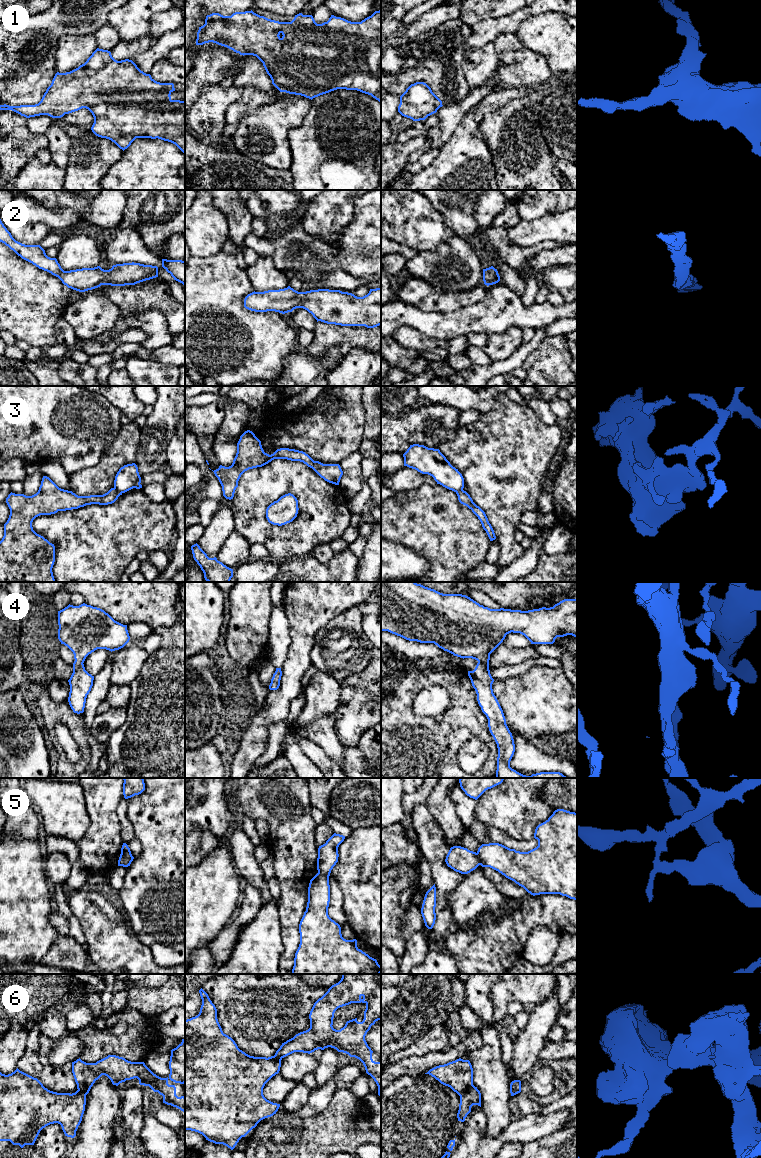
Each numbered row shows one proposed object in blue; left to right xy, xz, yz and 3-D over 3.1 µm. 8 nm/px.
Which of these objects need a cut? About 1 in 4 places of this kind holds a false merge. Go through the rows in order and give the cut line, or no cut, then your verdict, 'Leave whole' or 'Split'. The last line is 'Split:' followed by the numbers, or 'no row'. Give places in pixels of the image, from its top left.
1: No split. Leave whole
2: No split. Leave whole
3: Split along xy (114, 487), (121, 493). Split
4: No split. Leave whole
5: No split. Leave whole
6: Split along yz (472, 1084), (460, 1097). Split
Split: 3, 6

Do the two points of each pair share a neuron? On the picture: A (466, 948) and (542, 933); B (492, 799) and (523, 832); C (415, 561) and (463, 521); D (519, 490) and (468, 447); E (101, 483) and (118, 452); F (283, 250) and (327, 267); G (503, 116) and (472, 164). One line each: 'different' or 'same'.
A: different
B: same
C: different
D: same
E: same
F: same
G: different

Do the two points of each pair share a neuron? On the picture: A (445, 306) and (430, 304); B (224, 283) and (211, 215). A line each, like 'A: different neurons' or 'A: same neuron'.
A: same neuron
B: different neurons

